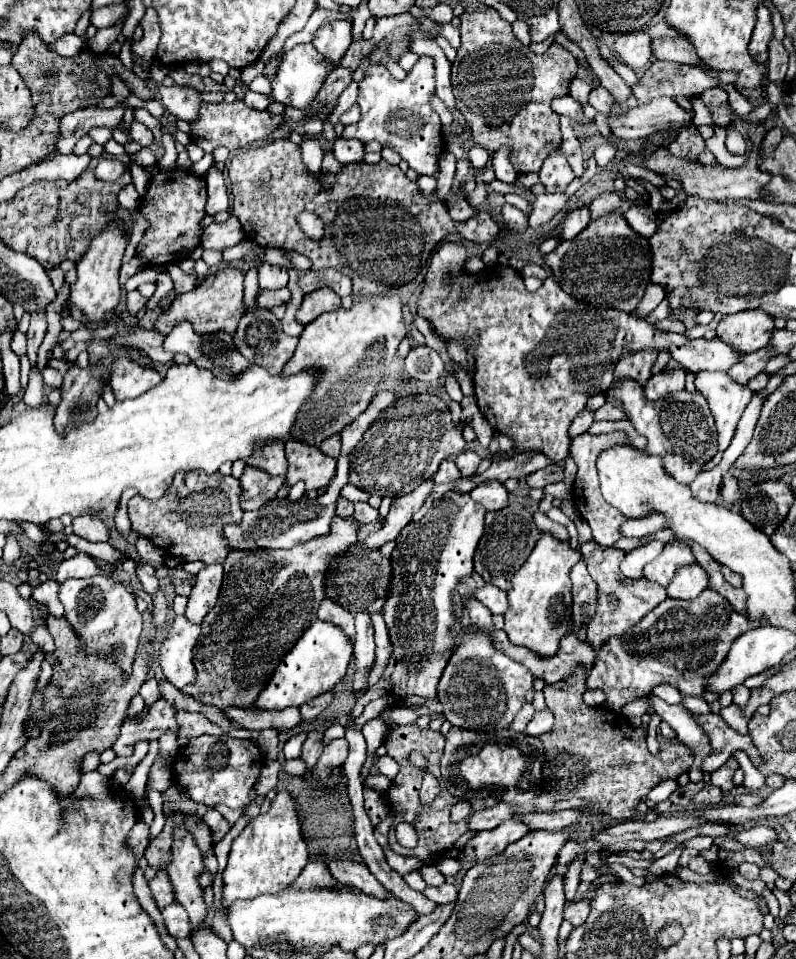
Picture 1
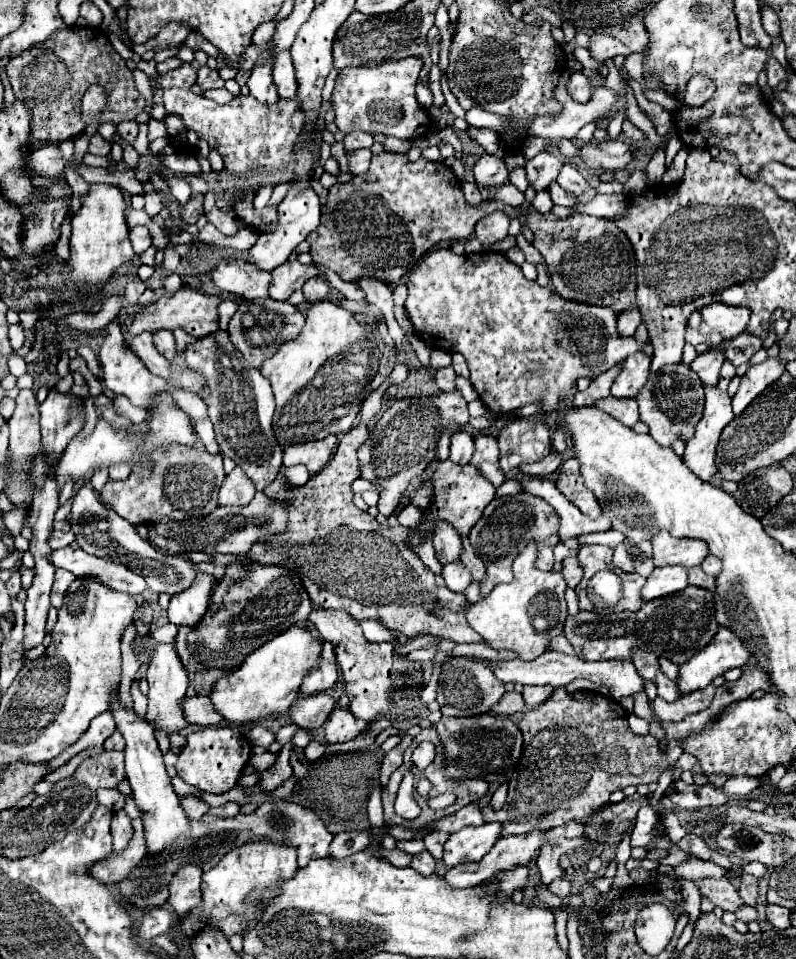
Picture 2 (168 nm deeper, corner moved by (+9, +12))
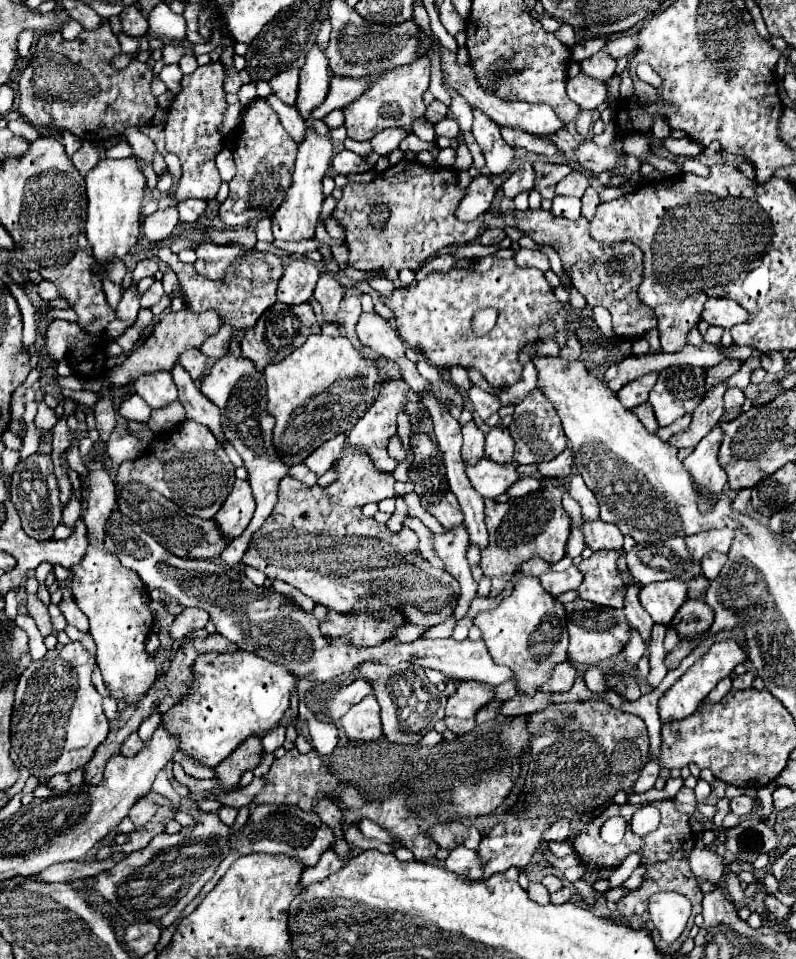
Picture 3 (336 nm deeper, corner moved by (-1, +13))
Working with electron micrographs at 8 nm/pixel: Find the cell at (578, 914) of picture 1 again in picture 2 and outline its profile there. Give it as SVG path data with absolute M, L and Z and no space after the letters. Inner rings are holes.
M540 890L540 892L536 894L536 898L538 898L544 906L548 906L548 908L552 908L552 910L562 908L562 904L564 904L564 900L562 900L562 898L556 898L550 890Z

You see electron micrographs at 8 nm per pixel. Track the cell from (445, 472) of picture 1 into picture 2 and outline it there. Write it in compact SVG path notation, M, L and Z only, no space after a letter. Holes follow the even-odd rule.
M446 428L446 432L442 432L442 436L440 436L440 440L438 440L438 458L440 458L440 460L446 460L446 458L448 458L450 438L452 438L452 430Z

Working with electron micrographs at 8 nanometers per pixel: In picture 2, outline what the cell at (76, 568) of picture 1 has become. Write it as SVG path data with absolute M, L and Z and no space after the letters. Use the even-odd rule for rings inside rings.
M56 570L54 574L54 586L52 586L52 606L56 610L62 608L64 604L64 594L68 590L68 586L76 580L76 576L72 576L68 570Z

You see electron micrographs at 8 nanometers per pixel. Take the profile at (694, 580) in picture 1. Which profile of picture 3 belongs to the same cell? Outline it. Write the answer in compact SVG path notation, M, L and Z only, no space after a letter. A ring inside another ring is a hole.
M670 579L660 583L650 583L640 591L640 603L650 613L654 623L668 625L680 605L686 601L688 587L684 581Z

